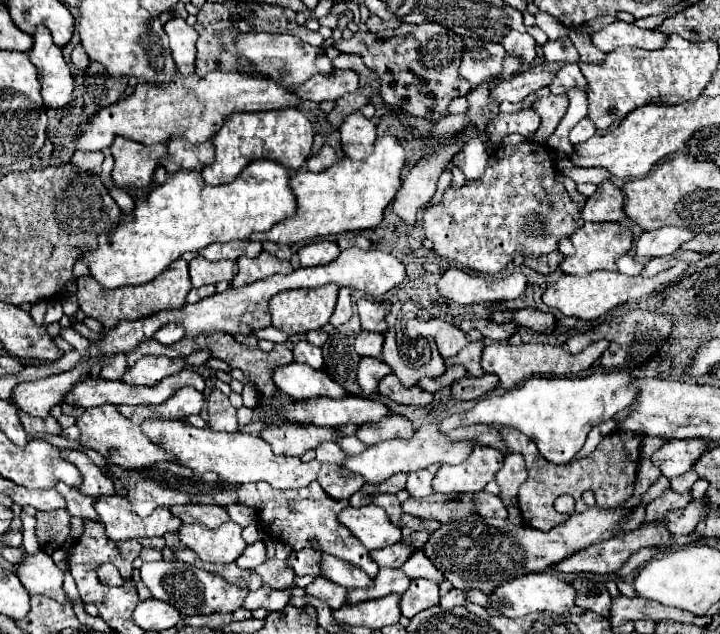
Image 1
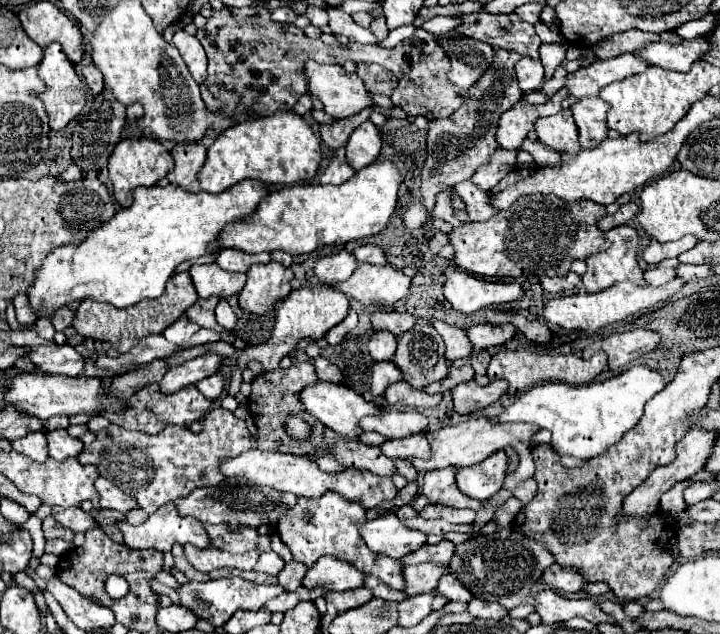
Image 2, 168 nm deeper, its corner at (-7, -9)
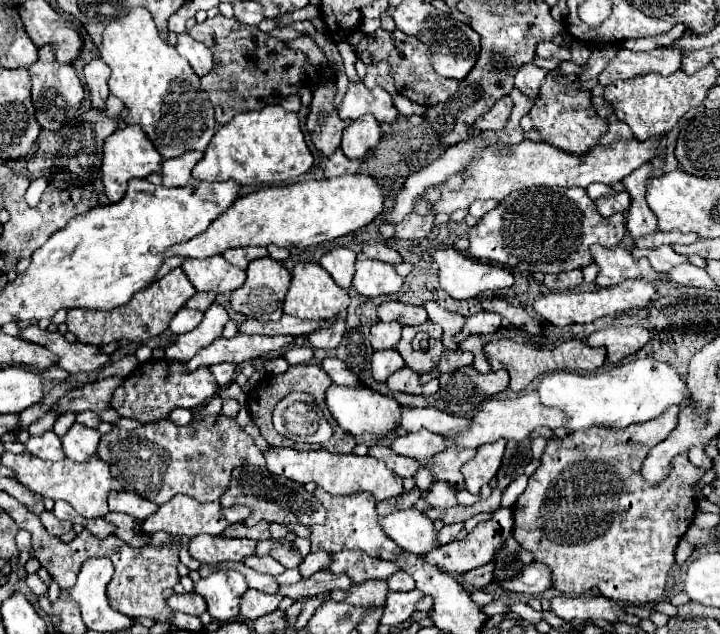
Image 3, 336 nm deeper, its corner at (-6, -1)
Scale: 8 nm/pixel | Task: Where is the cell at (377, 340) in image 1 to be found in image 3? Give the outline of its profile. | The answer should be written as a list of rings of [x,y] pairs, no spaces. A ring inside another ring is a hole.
[[[376,322],[372,326],[372,338],[370,344],[374,350],[386,350],[386,348],[396,348],[400,340],[400,322]]]

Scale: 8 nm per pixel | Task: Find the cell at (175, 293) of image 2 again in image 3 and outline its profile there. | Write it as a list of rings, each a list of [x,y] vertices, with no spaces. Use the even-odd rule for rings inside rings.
[[[174,268],[170,274],[166,274],[164,278],[156,280],[154,284],[150,284],[148,288],[140,290],[138,294],[132,296],[132,300],[124,306],[118,306],[116,310],[84,310],[84,308],[74,308],[68,310],[68,318],[66,318],[66,326],[68,330],[84,344],[110,344],[110,342],[118,342],[118,340],[128,340],[128,342],[148,342],[154,336],[160,336],[170,320],[174,318],[176,310],[180,310],[188,298],[192,298],[196,294],[196,288],[192,286],[192,282],[188,280],[188,276],[184,274],[182,268]]]

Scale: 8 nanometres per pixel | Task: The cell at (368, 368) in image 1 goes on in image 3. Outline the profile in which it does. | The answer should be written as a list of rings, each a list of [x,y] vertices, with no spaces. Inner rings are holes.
[[[394,348],[374,352],[374,356],[372,356],[372,376],[374,376],[376,382],[386,382],[386,378],[400,368],[404,368],[404,360]]]

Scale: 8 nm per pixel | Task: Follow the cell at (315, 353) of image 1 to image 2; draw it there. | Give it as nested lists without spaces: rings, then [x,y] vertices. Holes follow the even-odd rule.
[[[321,356],[315,358],[313,360],[313,366],[315,366],[317,376],[319,376],[321,382],[335,382],[335,384],[339,384],[343,380],[341,370],[335,364],[331,364],[327,358],[321,358]]]

